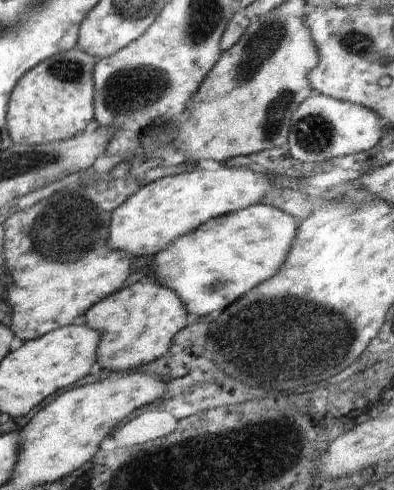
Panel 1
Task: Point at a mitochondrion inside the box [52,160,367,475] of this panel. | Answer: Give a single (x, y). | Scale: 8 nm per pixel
(246, 341)

